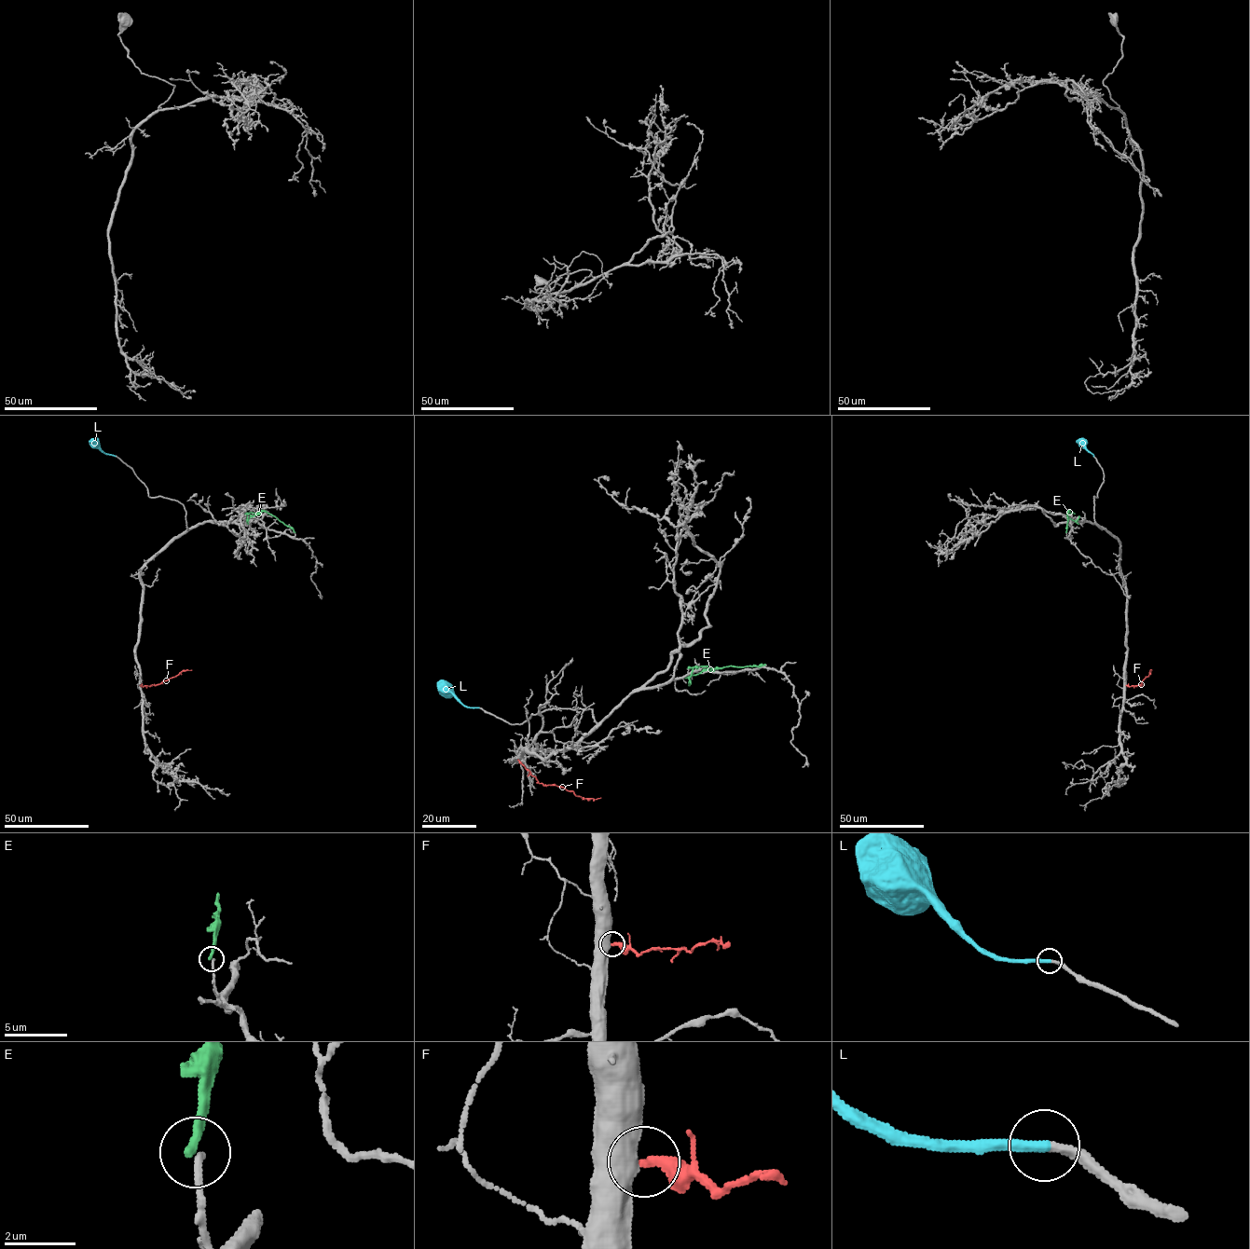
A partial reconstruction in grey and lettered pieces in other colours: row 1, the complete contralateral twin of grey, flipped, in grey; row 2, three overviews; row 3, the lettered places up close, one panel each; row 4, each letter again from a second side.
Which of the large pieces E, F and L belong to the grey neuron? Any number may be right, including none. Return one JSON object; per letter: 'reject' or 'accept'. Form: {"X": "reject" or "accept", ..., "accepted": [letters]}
{"E": "reject", "F": "reject", "L": "accept", "accepted": ["L"]}

